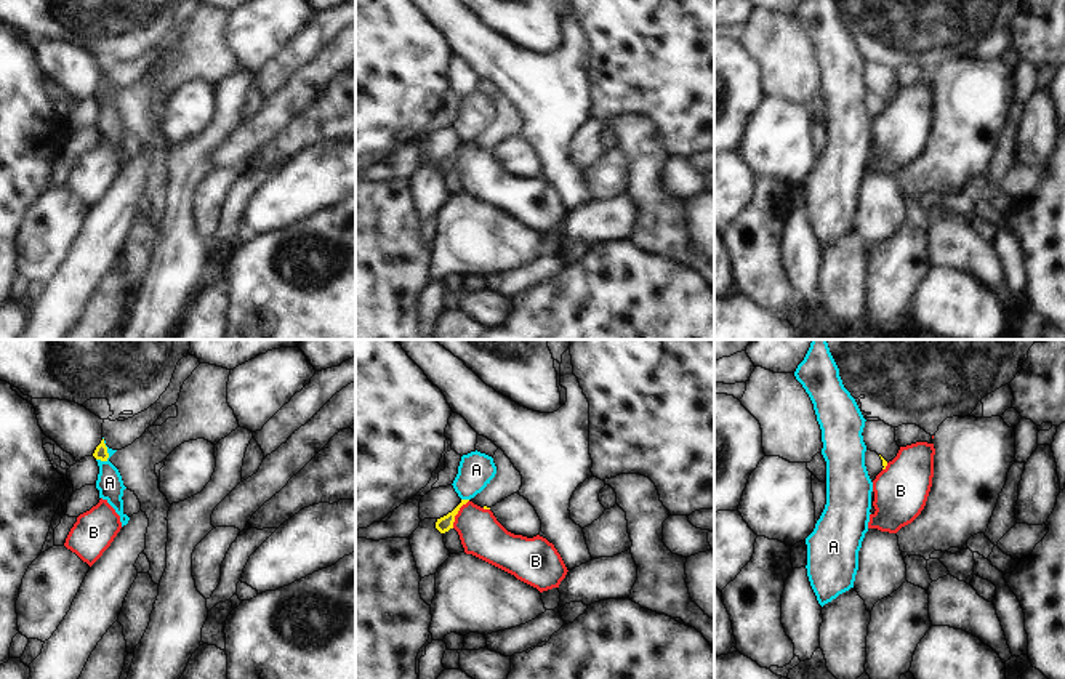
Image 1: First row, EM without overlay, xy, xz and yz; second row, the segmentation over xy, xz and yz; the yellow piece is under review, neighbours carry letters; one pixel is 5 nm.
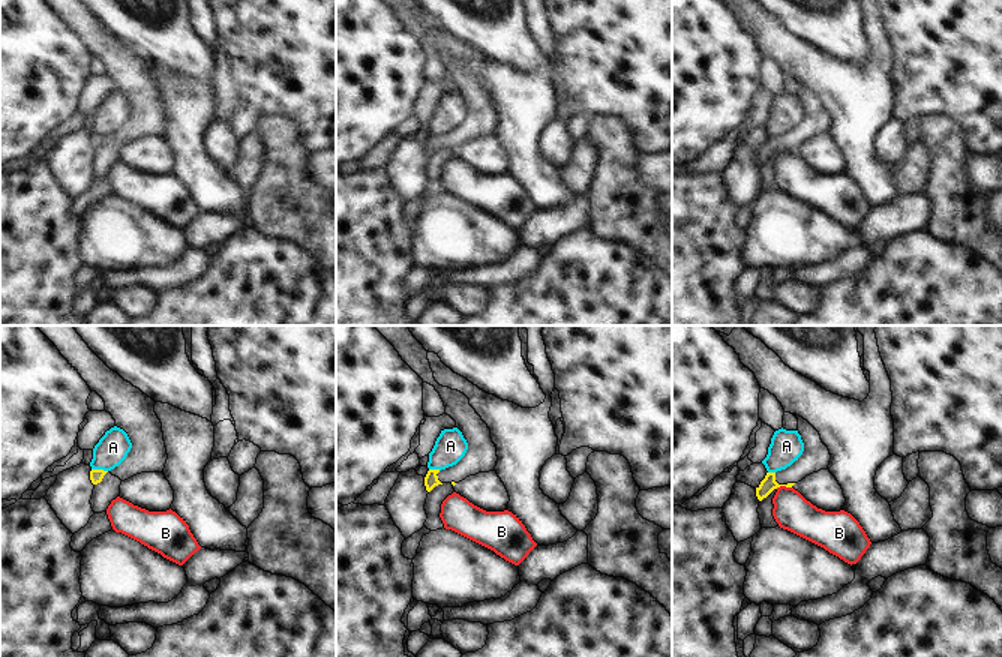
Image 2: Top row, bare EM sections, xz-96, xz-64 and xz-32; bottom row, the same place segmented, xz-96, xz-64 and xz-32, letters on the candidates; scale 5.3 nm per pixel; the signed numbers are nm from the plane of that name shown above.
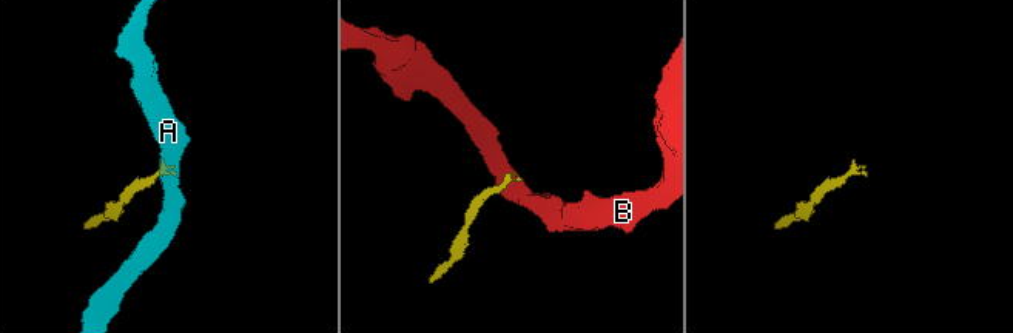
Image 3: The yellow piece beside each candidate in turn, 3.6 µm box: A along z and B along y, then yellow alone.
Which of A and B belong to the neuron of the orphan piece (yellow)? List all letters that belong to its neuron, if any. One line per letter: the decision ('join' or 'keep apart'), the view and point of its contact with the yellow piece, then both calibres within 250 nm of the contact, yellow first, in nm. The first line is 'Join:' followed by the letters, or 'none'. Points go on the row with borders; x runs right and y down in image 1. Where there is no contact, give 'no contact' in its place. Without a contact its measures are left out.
Join: none
A: keep apart; contact xy (106, 450); calibres 70 and 130 nm
B: keep apart; contact xz (457, 513); calibres 80 and 220 nm

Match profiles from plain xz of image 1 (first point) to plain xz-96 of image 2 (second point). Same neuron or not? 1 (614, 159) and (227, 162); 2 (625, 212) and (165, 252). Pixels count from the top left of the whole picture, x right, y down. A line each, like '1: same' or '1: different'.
1: different
2: different

